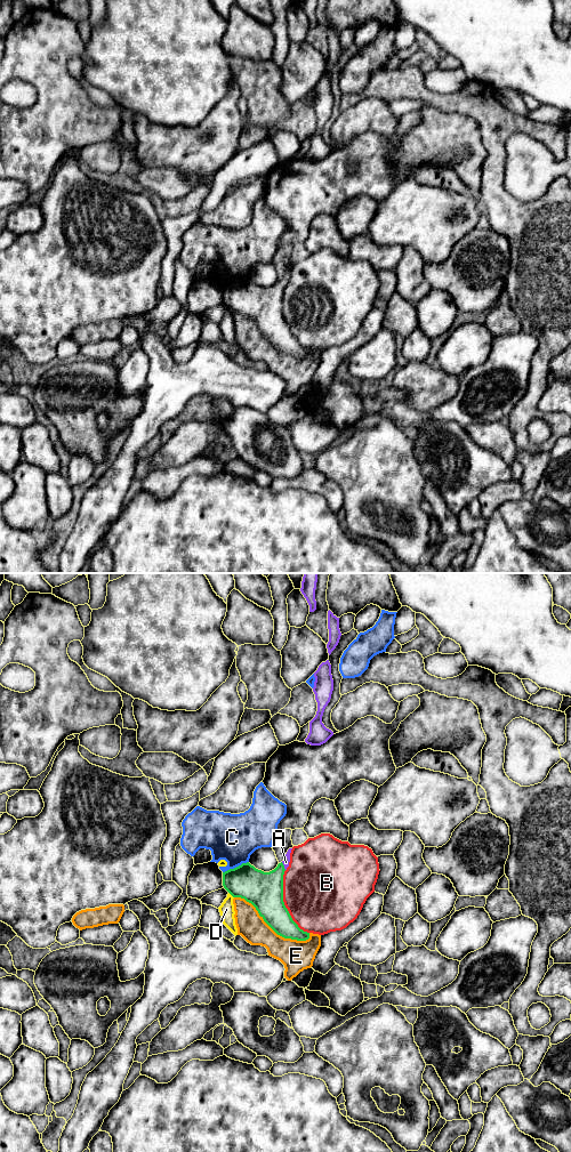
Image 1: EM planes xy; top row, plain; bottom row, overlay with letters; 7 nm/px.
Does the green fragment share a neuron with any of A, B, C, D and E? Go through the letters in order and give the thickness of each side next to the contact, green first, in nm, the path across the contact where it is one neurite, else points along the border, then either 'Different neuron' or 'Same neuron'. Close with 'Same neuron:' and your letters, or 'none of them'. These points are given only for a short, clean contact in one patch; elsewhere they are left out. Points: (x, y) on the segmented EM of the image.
A: Thickness 260 nm (green) against 50 nm. Path across: xy (264, 891), (283, 865), (286, 862). Same neuron
B: Thickness 260 nm (green) against 480 nm. Different neuron
C: Thickness 260 nm (green) against 340 nm. Different neuron
D: Thickness 260 nm (green) against 100 nm. Different neuron
E: Thickness 240 nm (green) against 200 nm. Different neuron
Same neuron: A

